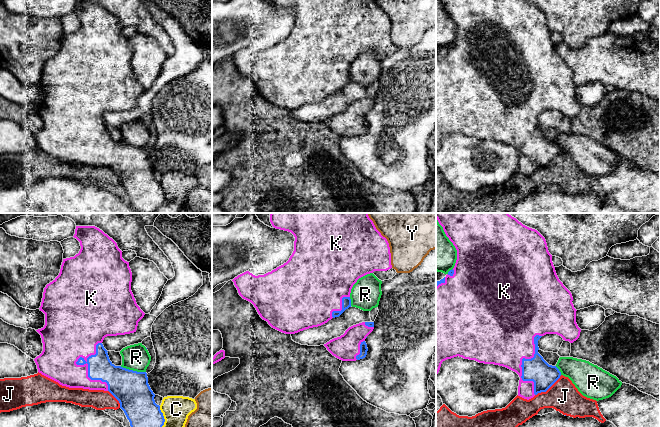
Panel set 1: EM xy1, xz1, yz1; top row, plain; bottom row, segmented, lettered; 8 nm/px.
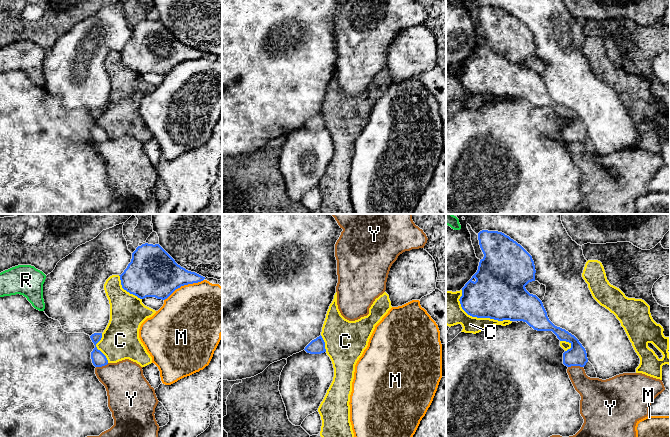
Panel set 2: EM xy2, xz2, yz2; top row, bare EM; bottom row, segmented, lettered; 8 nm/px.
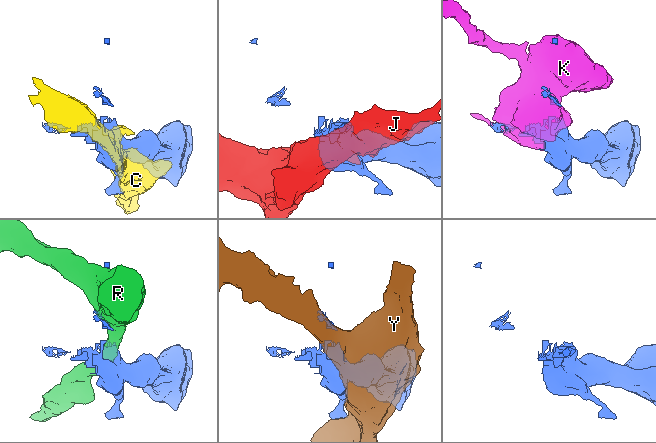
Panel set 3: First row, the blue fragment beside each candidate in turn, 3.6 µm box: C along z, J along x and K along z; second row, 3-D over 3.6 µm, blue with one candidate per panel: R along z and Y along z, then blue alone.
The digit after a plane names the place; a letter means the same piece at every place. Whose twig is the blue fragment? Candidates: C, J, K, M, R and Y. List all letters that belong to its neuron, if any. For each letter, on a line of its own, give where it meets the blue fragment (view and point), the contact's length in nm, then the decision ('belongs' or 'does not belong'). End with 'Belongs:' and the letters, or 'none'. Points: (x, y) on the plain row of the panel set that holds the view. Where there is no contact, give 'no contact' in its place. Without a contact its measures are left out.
C: meets blue in yz2 at (478, 93); contact 480 nm long; does not belong
J: meets blue in yz1 at (548, 164); contact 280 nm long; does not belong
K: meets blue in xy1 at (88, 146); contact 400 nm long; belongs
M: meets blue in xy2 at (183, 61); contact 360 nm long; does not belong
R: meets blue in xy1 at (132, 146); contact 220 nm long; does not belong
Y: meets blue in yz2 at (575, 141); contact 120 nm long; does not belong
Belongs: K

